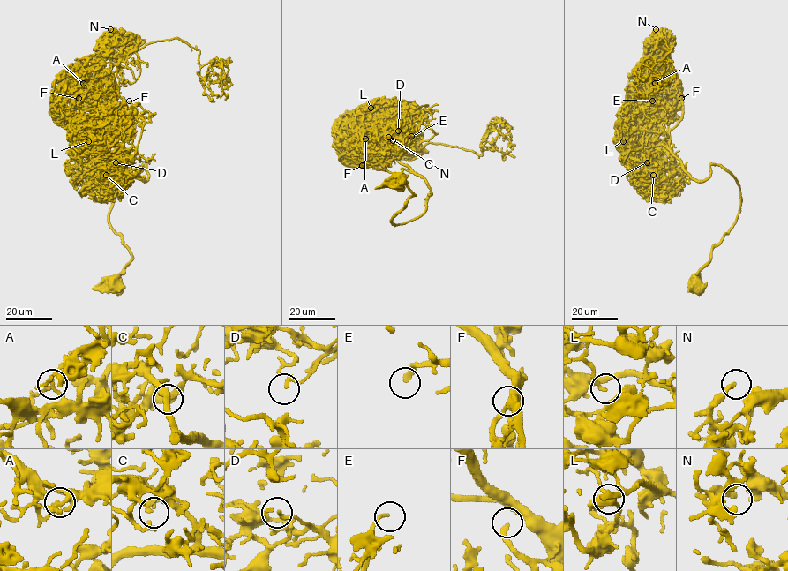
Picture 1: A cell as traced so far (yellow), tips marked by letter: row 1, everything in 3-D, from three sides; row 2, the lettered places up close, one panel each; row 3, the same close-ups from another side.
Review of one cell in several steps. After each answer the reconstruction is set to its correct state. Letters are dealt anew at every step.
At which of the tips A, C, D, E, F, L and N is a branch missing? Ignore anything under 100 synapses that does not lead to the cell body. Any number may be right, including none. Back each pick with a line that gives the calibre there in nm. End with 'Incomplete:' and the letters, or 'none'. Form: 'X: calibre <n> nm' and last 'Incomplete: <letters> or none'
F: calibre 200 nm
Incomplete: F

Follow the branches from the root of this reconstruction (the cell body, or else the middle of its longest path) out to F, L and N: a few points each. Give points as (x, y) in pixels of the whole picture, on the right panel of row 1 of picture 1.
F: (698, 285), (735, 221), (740, 191), (717, 165), (694, 180), (671, 154), (669, 132), (681, 118), (681, 98)
L: (698, 285), (735, 221), (736, 180), (717, 165), (694, 180), (664, 145), (635, 152), (623, 141)
N: (698, 285), (740, 191), (717, 165), (694, 180), (671, 154), (682, 96), (656, 29)

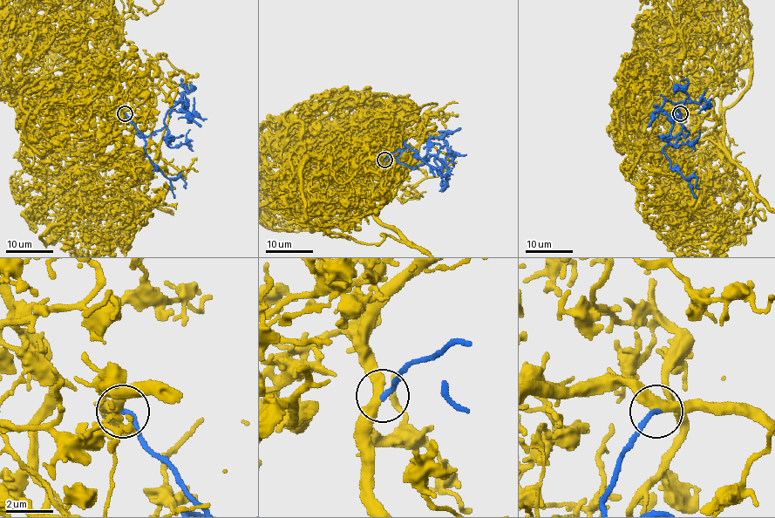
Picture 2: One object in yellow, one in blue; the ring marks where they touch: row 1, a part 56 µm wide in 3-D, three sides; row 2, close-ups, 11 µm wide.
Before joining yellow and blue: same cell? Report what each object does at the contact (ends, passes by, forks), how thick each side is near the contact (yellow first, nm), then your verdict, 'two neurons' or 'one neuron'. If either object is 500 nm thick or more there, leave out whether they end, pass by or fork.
yellow passes by; blue ends; calibres 360 and 200 nm; one neuron

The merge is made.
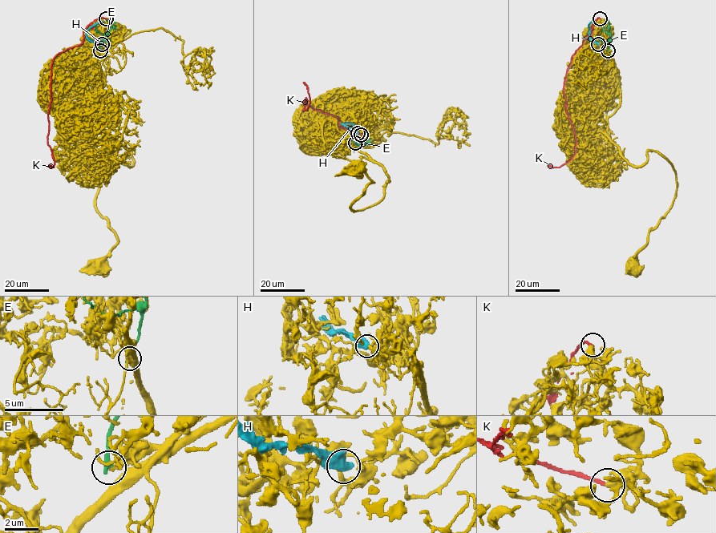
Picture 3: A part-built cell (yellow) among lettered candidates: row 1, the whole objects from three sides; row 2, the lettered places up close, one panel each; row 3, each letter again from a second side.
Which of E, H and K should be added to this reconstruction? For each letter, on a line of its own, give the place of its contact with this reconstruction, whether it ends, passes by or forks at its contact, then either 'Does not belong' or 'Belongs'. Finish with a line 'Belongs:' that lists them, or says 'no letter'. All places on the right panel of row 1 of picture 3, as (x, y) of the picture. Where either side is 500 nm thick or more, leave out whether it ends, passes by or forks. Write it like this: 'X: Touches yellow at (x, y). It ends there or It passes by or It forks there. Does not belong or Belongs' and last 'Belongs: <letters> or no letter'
E: Touches yellow at (608, 50). It ends there. Does not belong
H: Touches yellow at (598, 44). It passes by. Does not belong
K: Touches yellow at (600, 18). Does not belong
Belongs: no letter

